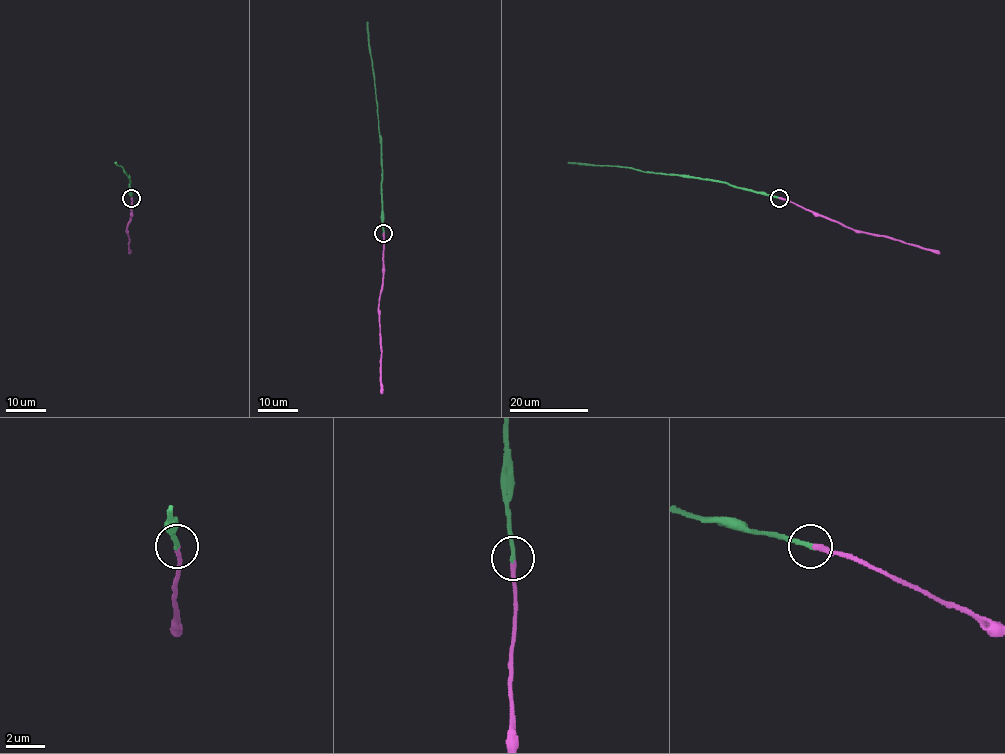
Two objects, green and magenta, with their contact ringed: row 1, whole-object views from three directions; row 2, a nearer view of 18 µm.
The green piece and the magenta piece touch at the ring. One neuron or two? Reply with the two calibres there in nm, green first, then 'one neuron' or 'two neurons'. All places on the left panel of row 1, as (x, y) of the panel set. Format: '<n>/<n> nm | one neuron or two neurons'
220/280 nm | one neuron

